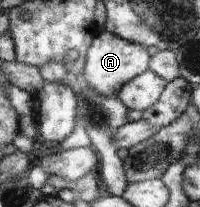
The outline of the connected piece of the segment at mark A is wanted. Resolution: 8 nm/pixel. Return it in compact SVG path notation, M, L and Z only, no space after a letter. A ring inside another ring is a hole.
M105 29L91 46L83 83L97 89L104 96L119 97L120 92L127 84L147 71L147 64L149 64L149 54L145 52L142 45Z

